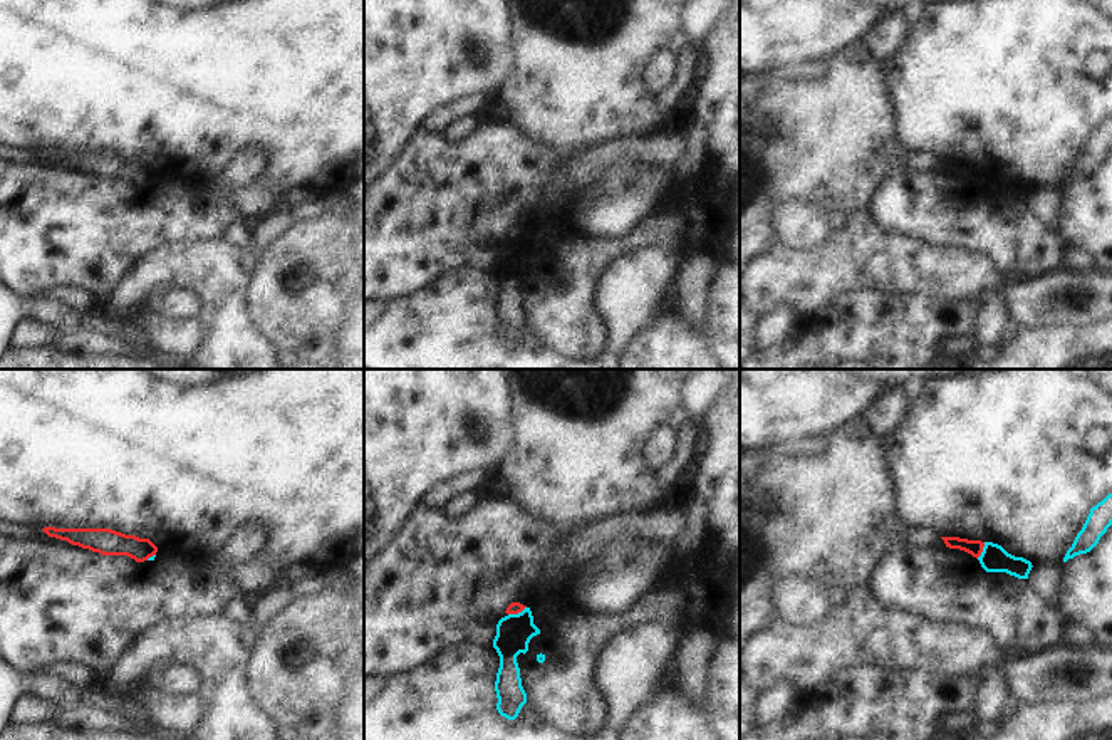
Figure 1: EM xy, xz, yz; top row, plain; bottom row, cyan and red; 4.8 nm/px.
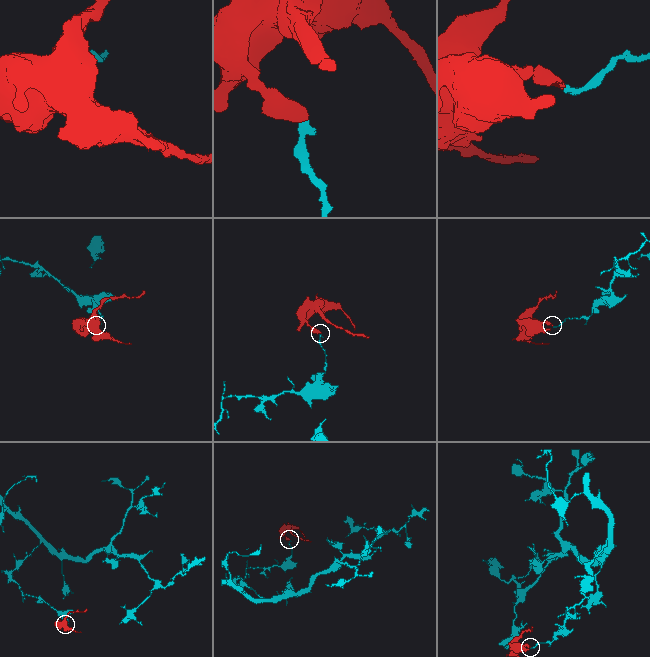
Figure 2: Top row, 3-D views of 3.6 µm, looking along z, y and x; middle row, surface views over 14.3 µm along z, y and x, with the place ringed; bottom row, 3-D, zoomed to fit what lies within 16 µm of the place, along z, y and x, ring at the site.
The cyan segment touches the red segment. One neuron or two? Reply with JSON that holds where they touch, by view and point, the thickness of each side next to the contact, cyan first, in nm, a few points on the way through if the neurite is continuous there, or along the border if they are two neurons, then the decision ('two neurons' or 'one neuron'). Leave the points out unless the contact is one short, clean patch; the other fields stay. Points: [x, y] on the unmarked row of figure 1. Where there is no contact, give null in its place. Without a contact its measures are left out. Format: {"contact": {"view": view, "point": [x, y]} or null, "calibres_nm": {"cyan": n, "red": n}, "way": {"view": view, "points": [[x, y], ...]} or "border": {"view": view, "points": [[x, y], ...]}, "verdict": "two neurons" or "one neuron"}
{"contact": {"view": "xz", "point": [519, 237]}, "calibres_nm": {"cyan": 170, "red": 60}, "border": {"view": "xz", "points": [[525, 230], [509, 239]]}, "verdict": "two neurons"}

